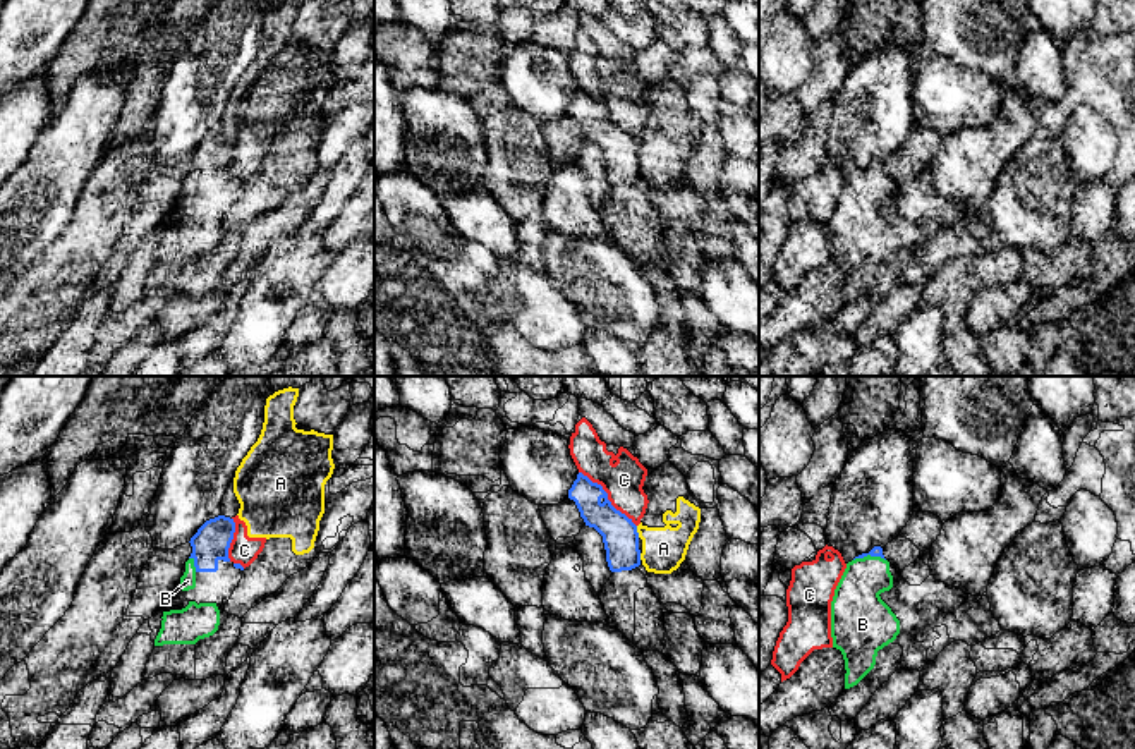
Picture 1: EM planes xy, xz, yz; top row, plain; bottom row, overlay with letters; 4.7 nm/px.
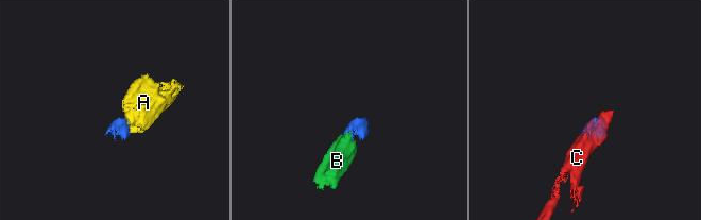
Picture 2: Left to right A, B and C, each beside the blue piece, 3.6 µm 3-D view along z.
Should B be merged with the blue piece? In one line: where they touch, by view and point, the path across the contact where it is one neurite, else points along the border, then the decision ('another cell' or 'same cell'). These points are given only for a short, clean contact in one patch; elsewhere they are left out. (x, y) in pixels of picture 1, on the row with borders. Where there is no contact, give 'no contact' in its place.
contact xy (194, 564); way xy (212, 541), (194, 564), (188, 581); same cell

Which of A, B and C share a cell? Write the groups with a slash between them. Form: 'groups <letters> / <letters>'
groups A C / B

